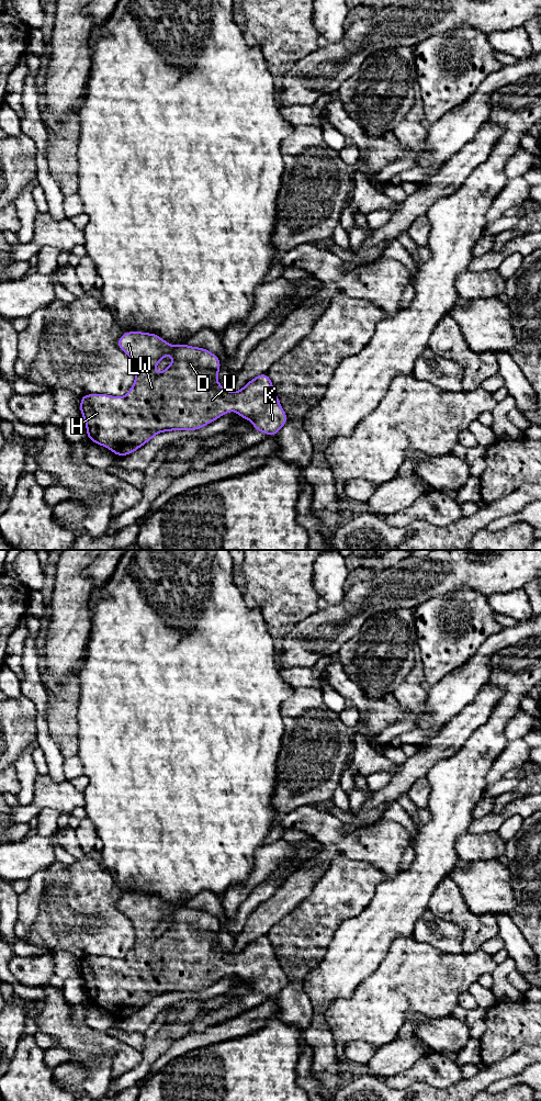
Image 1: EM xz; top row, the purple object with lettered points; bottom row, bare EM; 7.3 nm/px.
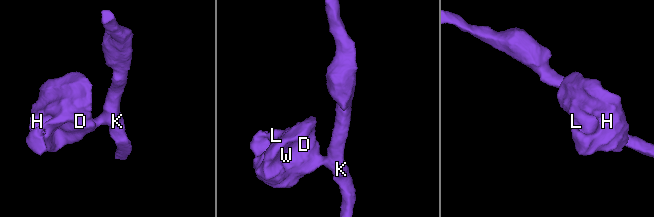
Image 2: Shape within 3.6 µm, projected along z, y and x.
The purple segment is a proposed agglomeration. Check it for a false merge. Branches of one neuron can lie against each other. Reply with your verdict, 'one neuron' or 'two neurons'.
one neuron

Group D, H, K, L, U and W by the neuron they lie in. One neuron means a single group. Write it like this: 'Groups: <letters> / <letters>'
Groups: D H K L U W

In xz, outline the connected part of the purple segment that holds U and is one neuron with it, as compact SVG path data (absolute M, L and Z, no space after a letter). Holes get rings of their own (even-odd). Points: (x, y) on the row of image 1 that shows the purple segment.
M126 332L117 340L117 347L131 358L135 367L135 382L131 390L123 397L86 394L80 402L88 438L117 457L135 452L158 432L198 430L233 409L241 418L251 420L255 429L268 436L275 436L289 419L267 373L232 393L217 382L221 369L218 356L205 348L187 344L172 347L157 334L142 332ZM168 353L172 356L172 363L161 373L155 373L156 366Z

